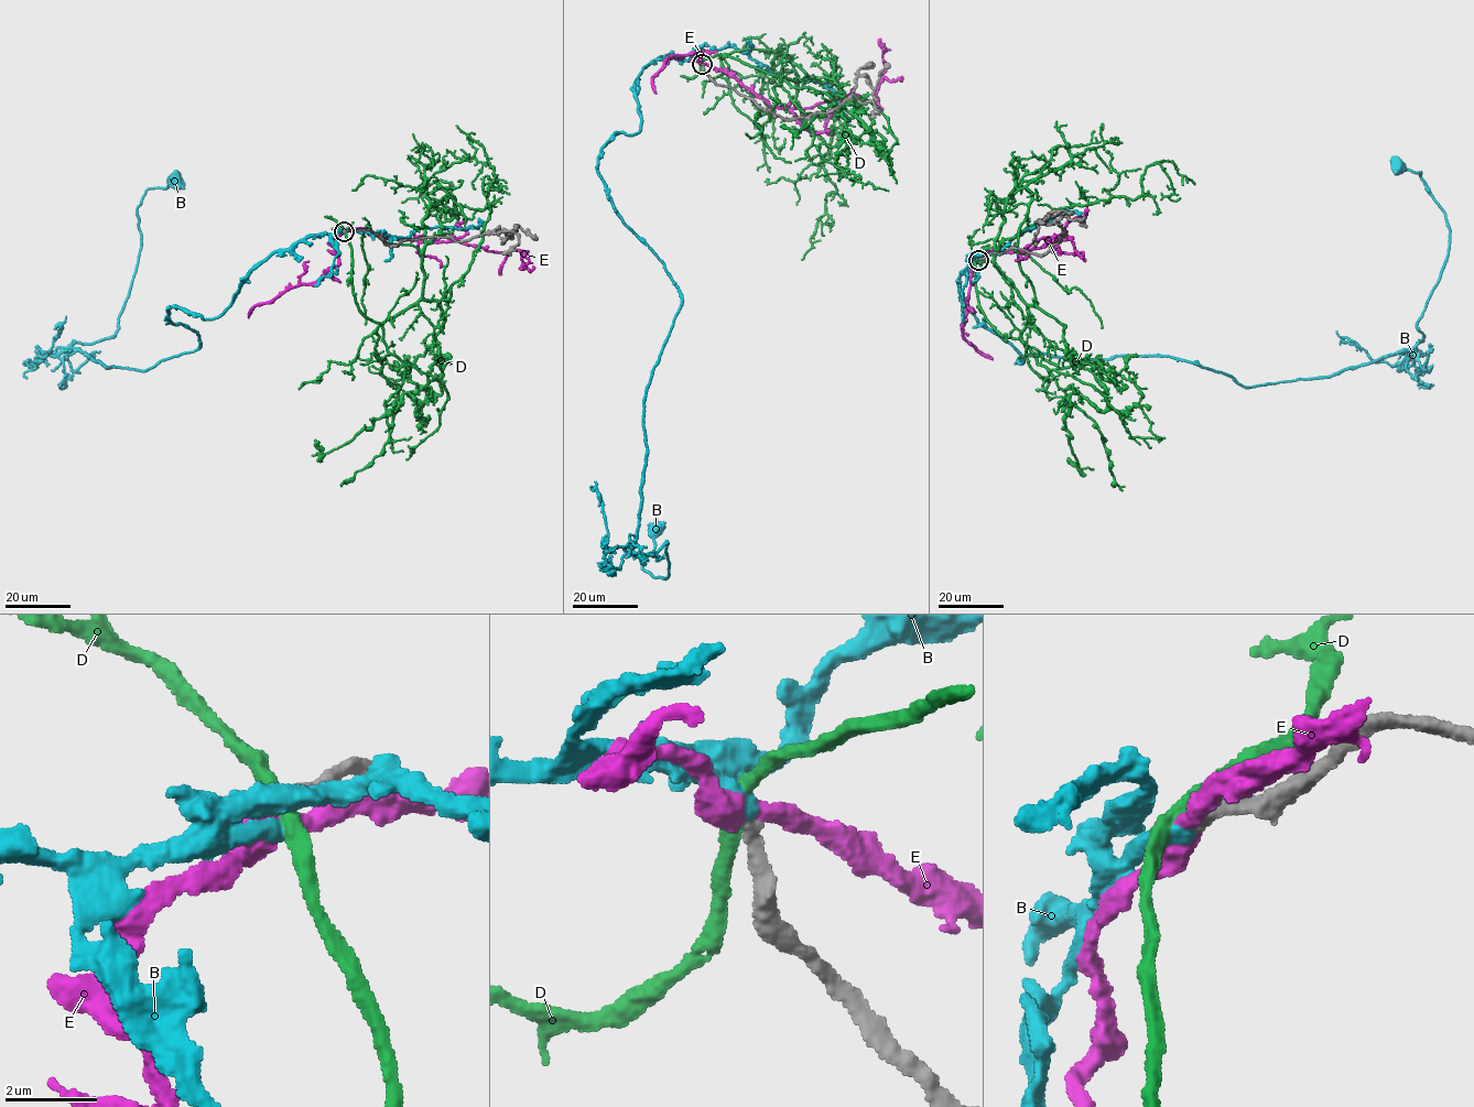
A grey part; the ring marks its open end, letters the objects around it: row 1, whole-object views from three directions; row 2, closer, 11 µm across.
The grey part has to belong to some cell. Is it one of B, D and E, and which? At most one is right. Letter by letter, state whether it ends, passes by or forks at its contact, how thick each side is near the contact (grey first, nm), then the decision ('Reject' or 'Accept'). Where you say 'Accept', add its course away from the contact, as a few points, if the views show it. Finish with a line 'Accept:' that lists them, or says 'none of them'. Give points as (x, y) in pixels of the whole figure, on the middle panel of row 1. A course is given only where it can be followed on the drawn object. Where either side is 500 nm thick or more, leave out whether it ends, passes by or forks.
B: It ends there. Thickness 340 nm (grey) against 360 nm. Accept. Its course: (702, 63), (647, 64), (640, 129), (597, 160), (681, 297), (632, 547), (665, 541), (663, 578), (656, 531)
D: It passes by. Thickness 400 nm (grey) against 360 nm. Reject
E: It passes by. Thickness 360 nm (grey) against 440 nm. Reject
Accept: B

